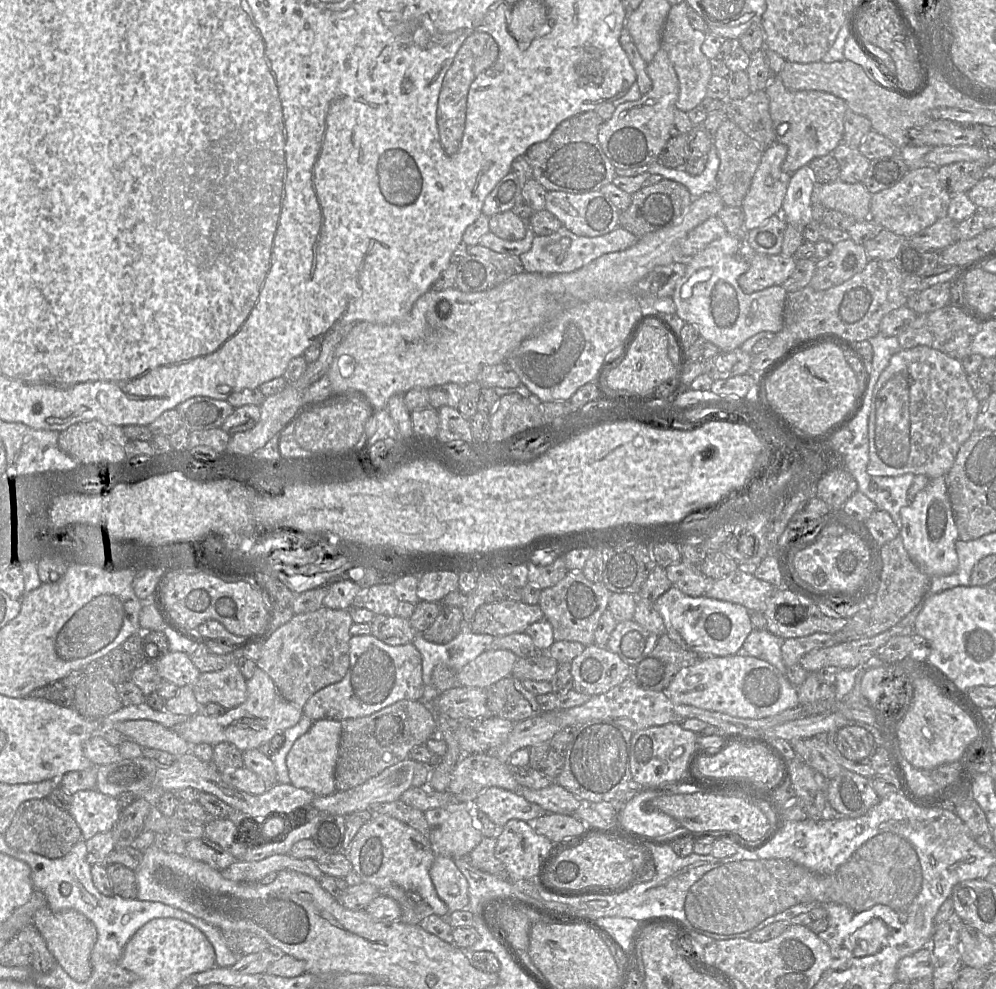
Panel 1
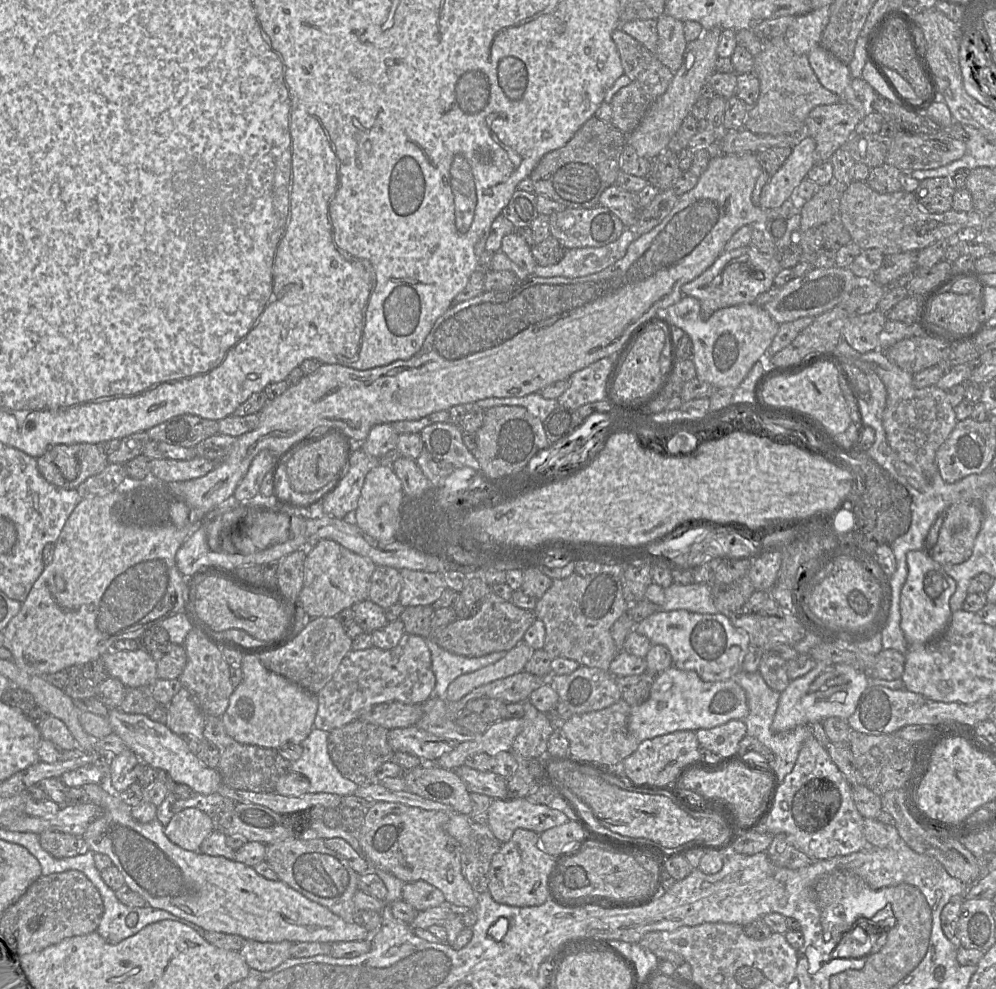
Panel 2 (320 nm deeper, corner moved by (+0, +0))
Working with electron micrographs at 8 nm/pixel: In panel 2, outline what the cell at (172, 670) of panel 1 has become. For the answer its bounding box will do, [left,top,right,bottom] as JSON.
[100,647,158,688]

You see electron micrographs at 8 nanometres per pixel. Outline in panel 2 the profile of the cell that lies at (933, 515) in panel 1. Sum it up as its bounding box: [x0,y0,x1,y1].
[900,550,957,648]

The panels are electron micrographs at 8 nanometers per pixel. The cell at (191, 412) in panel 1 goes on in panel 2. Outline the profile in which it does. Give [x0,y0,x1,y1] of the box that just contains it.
[146,414,219,447]

